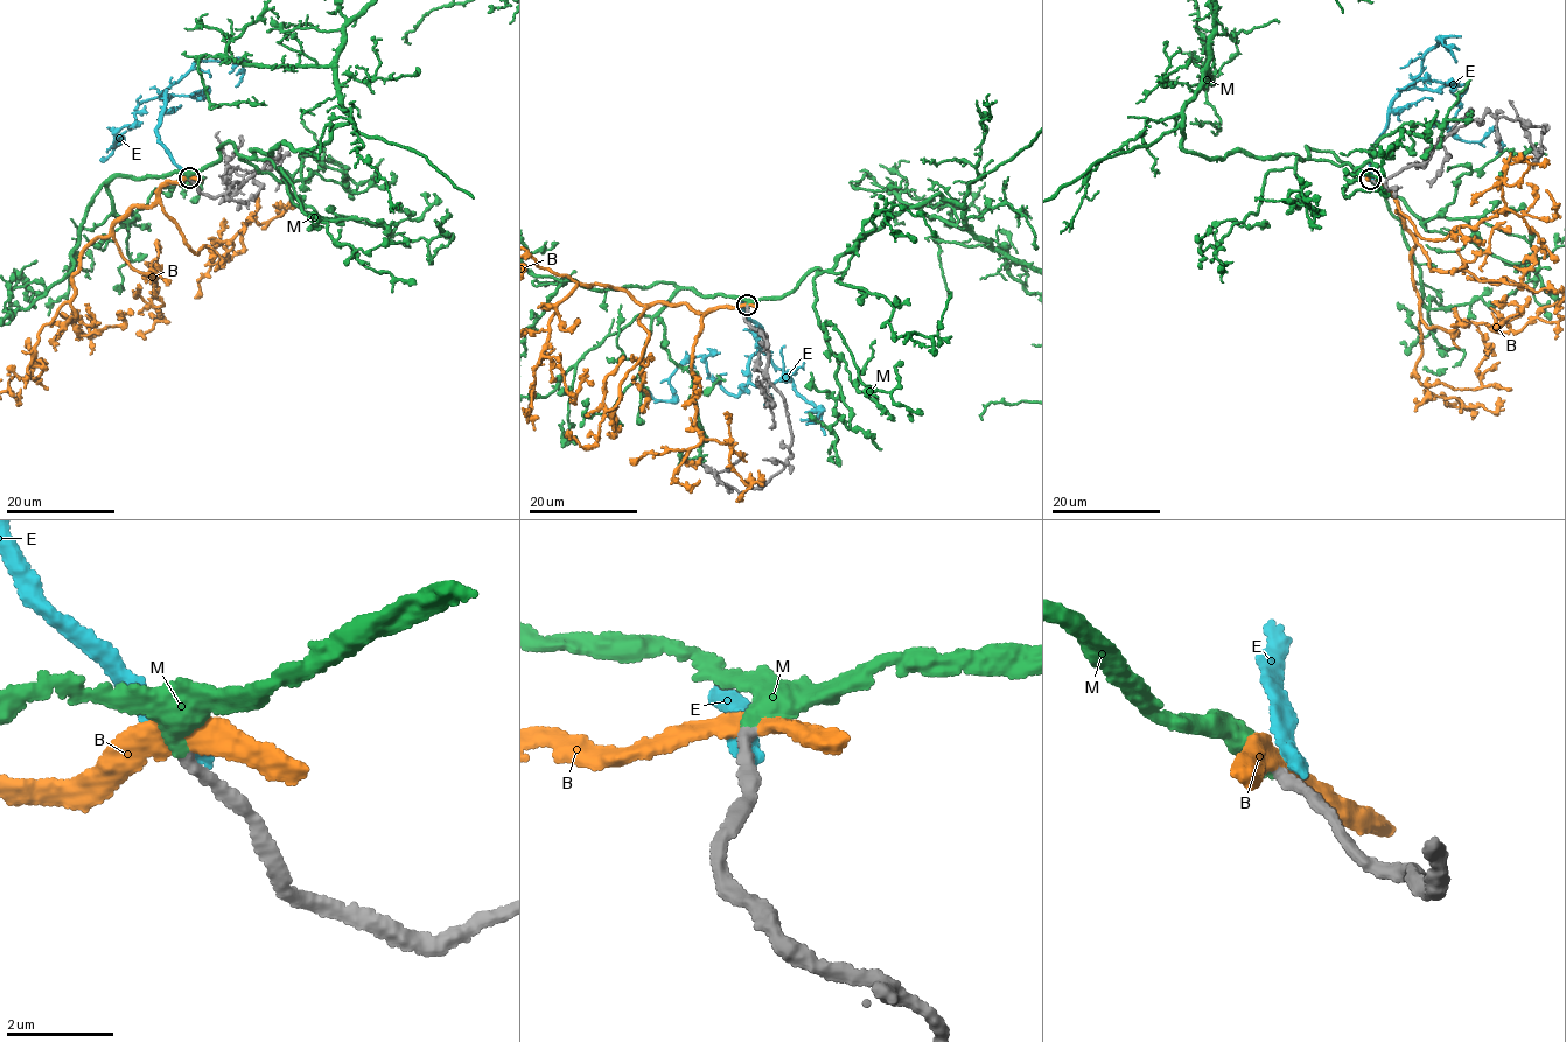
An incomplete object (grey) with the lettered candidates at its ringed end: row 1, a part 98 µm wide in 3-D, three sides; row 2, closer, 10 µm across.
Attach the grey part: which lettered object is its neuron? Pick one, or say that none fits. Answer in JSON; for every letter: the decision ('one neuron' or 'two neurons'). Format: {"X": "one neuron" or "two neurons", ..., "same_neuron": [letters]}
{"B": "two neurons", "E": "two neurons", "M": "one neuron", "same_neuron": ["M"]}

